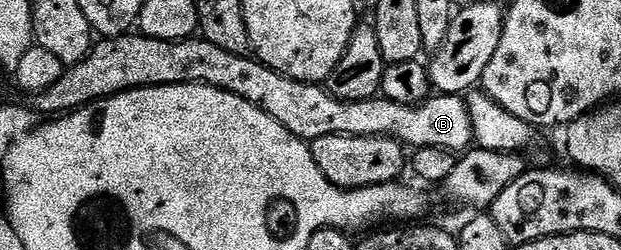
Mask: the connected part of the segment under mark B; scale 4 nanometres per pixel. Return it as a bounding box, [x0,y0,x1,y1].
[37,32,473,152]

